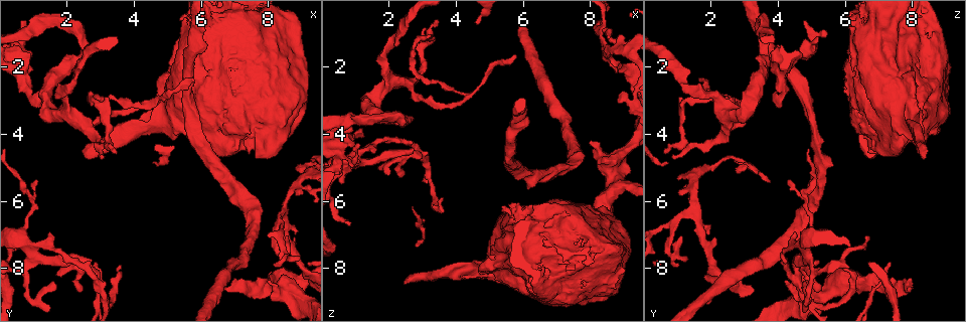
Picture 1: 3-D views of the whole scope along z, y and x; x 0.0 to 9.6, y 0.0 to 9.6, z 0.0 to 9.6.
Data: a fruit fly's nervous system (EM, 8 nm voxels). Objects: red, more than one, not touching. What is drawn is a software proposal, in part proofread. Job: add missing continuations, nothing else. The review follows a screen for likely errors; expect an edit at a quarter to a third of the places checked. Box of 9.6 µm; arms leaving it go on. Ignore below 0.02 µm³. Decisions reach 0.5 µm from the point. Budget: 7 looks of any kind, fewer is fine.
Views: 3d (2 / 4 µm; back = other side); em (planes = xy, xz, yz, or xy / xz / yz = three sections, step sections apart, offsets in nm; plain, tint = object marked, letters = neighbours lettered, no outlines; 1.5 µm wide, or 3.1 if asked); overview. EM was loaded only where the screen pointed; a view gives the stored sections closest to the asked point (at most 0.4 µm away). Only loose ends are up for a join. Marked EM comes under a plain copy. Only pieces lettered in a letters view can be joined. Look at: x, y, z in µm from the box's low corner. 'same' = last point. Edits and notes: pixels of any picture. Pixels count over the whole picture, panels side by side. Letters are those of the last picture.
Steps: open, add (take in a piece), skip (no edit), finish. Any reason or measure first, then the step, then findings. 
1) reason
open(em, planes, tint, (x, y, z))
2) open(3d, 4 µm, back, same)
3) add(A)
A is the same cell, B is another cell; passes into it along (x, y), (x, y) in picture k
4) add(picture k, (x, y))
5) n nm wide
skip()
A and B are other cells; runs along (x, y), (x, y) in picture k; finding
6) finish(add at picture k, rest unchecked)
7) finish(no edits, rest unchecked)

branch stops here
open(em, xy, step 4, letters, (2.05, 7.85, 5.20))

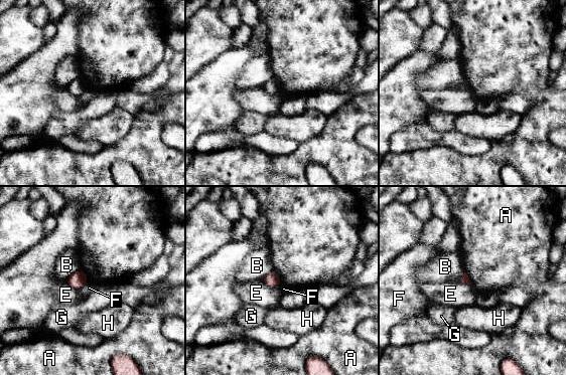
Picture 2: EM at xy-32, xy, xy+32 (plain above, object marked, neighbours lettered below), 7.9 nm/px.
skip()
A, B, E, F, G and H are other cells; border along (273, 270), (276, 272), (281, 285) in picture 2; no lettered piece goes on from it

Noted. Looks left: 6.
open(3d, 4 µm, (5.80, 2.45, 1.65))

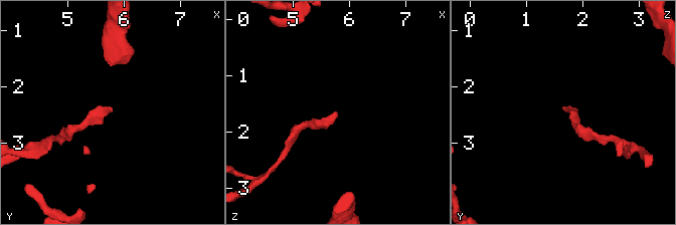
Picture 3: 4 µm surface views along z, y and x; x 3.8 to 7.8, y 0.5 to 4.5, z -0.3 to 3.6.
open(em, yz, step 4, letters, (5.80, 2.40, 1.60))

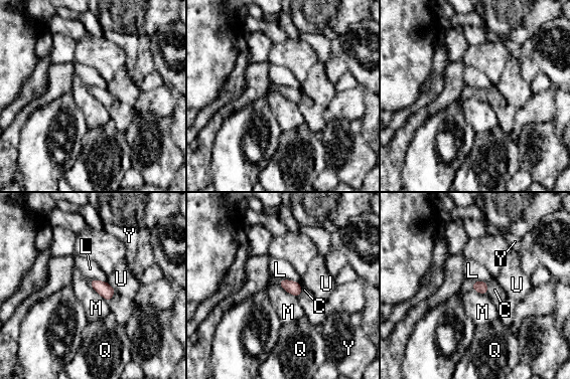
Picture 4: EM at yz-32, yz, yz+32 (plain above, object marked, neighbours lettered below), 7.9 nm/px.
skip()
C, L, M, Q, U and Y are other cells; border along (279, 279), (292, 279), (299, 282) in picture 4; none of them fits

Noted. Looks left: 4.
branch stops here
open(em, xy, step 4, letters, (8.15, 7.90, 1.00))

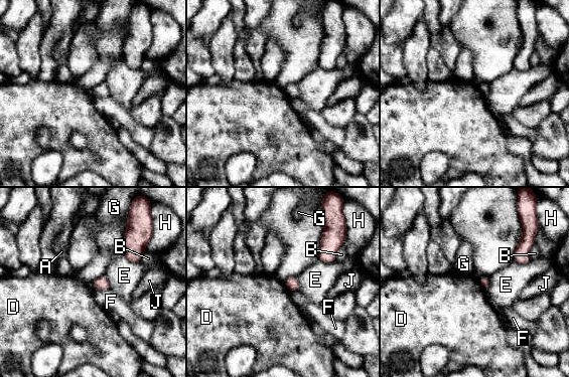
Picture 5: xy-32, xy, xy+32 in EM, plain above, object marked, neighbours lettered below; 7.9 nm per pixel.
cut it another way
open(em, planes, letters, same)

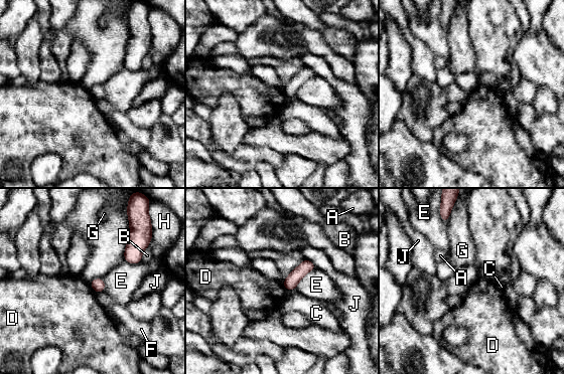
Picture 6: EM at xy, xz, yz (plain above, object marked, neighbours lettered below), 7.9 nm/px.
110 nm wide
skip()
A, B, C, D, E, F, G, H and J are other cells; border along (89, 283), (96, 293) in picture 6; no lettered piece goes on from it

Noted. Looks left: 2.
finish(no edits, rest unchecked)

